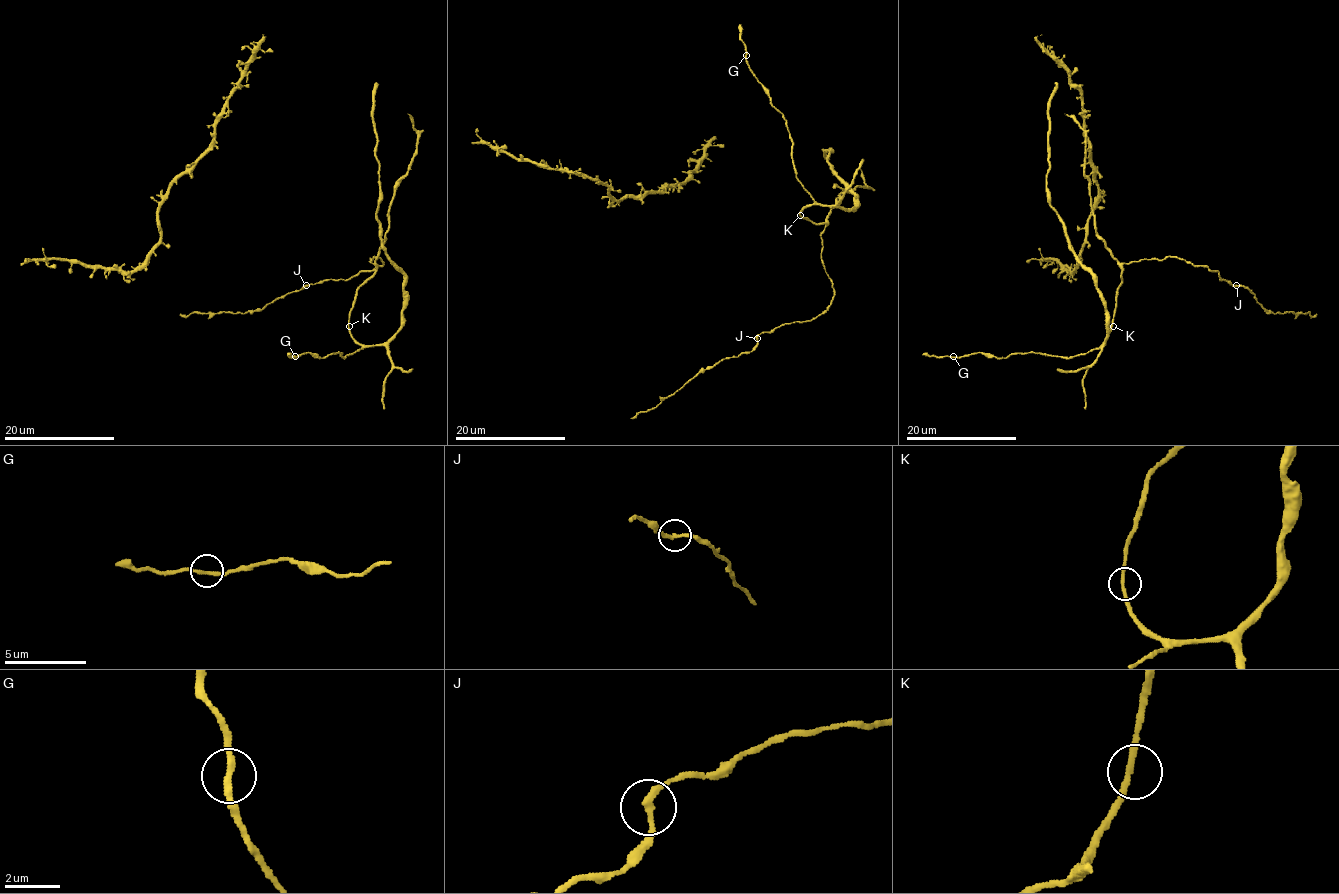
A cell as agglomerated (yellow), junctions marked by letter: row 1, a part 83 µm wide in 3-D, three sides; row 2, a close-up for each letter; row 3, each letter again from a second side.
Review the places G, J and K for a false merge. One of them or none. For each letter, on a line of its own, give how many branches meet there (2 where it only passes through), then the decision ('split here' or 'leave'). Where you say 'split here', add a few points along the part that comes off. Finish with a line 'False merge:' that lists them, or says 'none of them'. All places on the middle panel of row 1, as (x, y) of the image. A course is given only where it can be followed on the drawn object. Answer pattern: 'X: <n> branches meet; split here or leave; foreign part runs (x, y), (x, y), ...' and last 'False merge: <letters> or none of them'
G: 2 branches meet; leave
J: 2 branches meet; leave
K: 2 branches meet; leave
False merge: none of them

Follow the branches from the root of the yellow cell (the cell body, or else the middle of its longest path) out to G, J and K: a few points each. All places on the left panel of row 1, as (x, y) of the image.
G: (379, 198), (382, 248), (403, 275), (402, 326), (385, 342), (343, 358), (339, 352), (295, 356)
J: (379, 198), (382, 248), (403, 275), (402, 326), (374, 345), (350, 333), (378, 257), (371, 270), (306, 286)
K: (379, 198), (377, 220), (382, 248), (403, 275), (402, 326), (385, 342), (374, 345), (361, 345), (349, 326)

